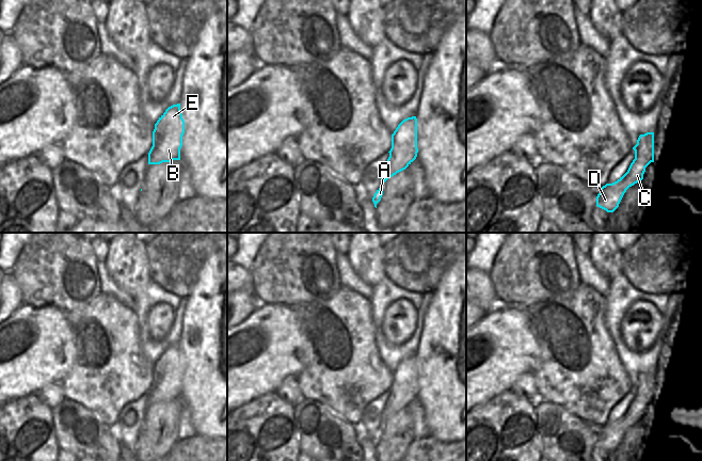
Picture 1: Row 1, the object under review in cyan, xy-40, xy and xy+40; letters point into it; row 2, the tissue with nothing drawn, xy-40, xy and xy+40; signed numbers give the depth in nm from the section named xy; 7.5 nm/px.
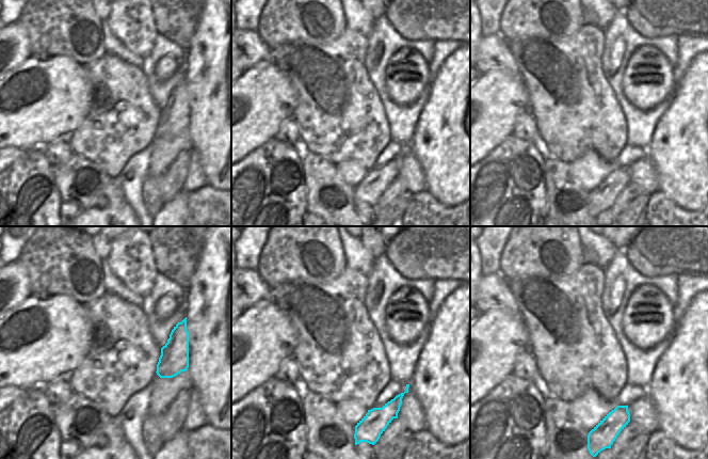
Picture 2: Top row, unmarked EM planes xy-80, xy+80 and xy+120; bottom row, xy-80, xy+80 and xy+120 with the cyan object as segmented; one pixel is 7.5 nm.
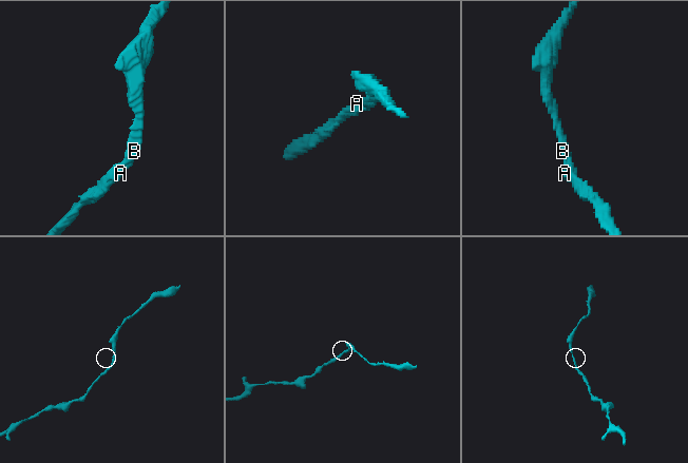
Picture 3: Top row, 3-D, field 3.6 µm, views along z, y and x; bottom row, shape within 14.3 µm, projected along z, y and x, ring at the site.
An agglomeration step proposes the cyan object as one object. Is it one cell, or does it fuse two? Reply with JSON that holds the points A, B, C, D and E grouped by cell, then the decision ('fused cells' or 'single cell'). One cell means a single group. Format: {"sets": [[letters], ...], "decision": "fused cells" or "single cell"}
{"sets": [["A", "B", "C", "D", "E"]], "decision": "single cell"}

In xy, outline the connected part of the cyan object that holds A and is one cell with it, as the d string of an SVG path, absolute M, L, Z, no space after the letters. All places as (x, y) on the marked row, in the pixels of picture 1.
M417 118L403 120L392 134L392 148L385 170L381 176L381 187L372 197L374 207L383 195L383 185L397 173L405 170L417 157Z

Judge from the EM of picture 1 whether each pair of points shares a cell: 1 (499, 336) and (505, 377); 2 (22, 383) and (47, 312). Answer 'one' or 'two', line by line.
1: one
2: one

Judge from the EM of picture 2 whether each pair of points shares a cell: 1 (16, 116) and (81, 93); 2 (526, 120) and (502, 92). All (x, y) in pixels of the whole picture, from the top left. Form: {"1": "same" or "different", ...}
{"1": "same", "2": "different"}

